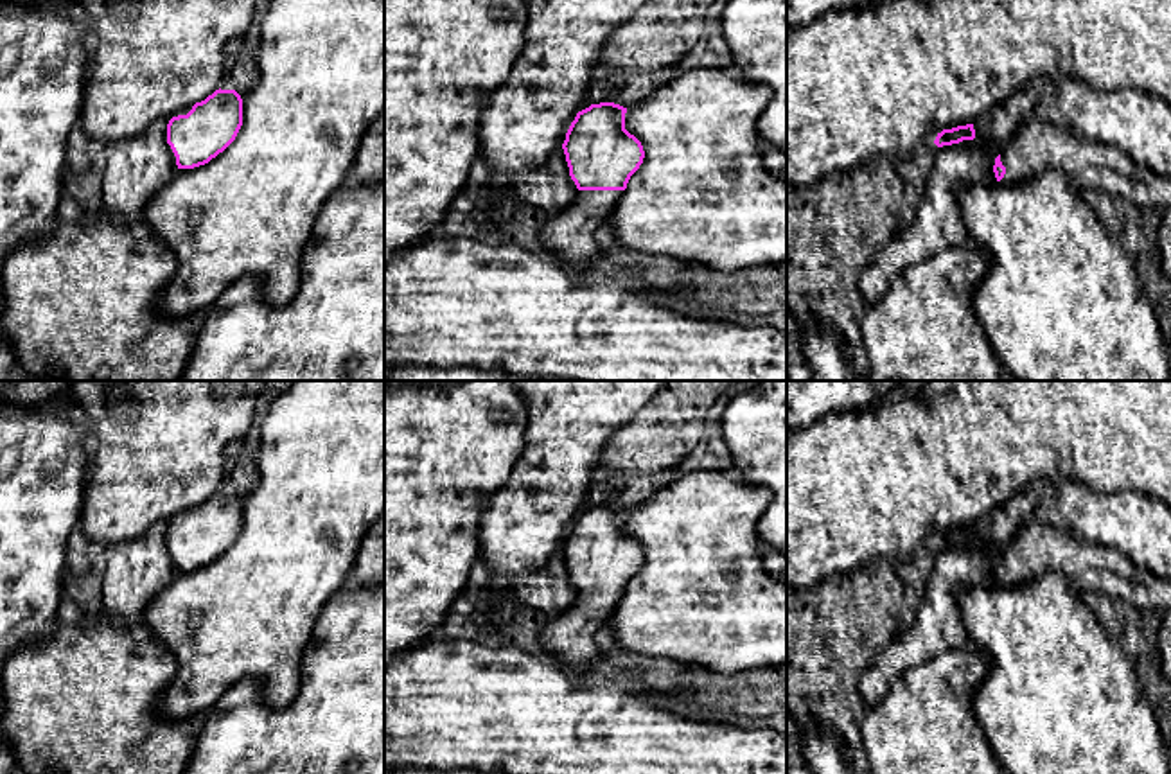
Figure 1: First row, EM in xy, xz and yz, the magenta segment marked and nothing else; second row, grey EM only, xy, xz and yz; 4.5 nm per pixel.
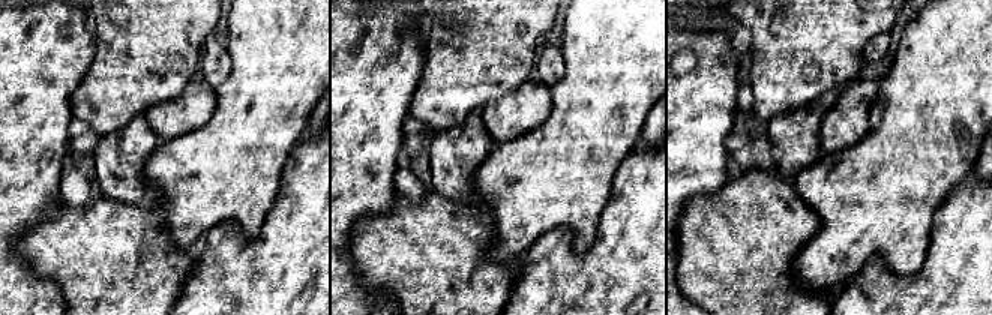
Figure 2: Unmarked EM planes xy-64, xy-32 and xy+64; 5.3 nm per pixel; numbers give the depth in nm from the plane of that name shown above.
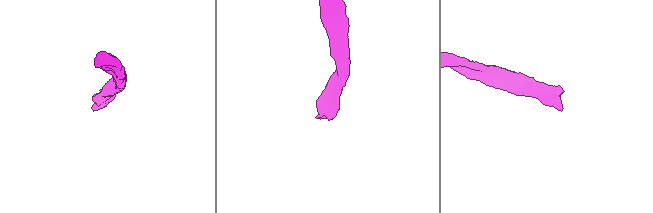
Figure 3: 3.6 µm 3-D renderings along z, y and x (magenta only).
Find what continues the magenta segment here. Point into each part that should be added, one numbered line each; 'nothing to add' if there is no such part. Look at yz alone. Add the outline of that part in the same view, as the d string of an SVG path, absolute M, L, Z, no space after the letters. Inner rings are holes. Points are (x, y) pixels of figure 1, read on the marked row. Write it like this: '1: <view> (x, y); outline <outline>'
1: yz (1038, 146); outline M1026 115L1017 135L1002 147L1004 183L1026 183L1056 169L1078 194L1101 190L1137 208L1166 212L1171 208L1171 180L1139 167L1119 149L1092 144L1069 128Z

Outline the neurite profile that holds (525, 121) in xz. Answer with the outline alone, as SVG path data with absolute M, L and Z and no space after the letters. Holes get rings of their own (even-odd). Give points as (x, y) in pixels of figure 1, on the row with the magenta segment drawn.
M648 0L524 2L528 23L521 56L508 79L490 95L478 120L480 153L492 178L480 210L485 232L503 230L521 210L523 199L514 189L514 180L541 169L562 147L609 36Z

